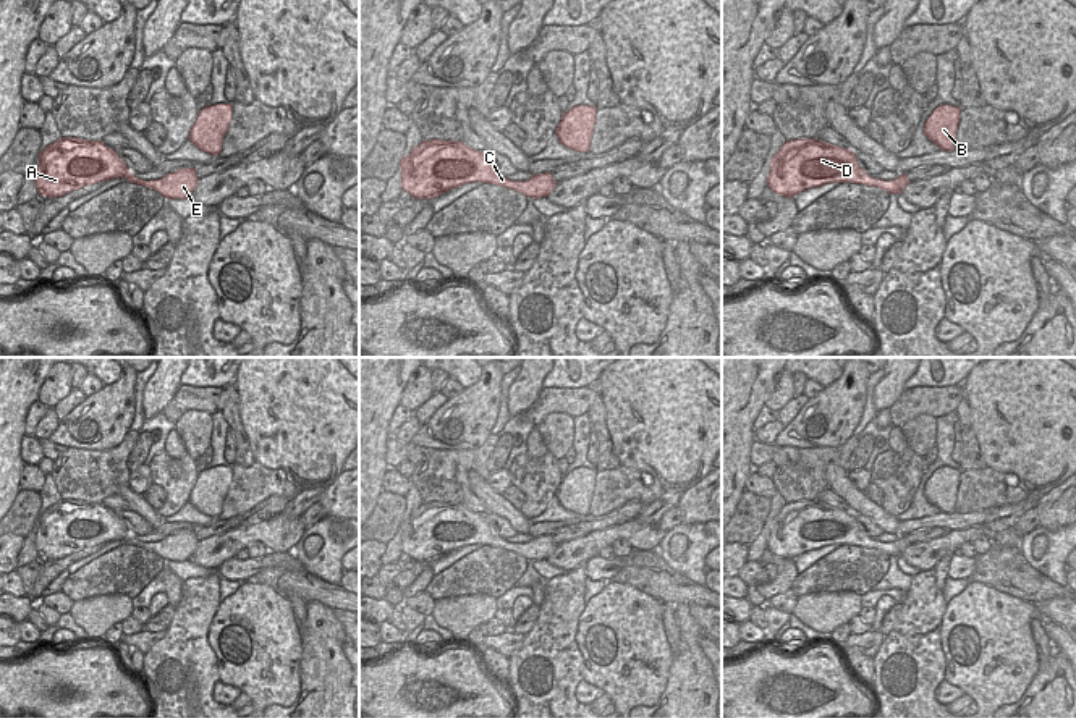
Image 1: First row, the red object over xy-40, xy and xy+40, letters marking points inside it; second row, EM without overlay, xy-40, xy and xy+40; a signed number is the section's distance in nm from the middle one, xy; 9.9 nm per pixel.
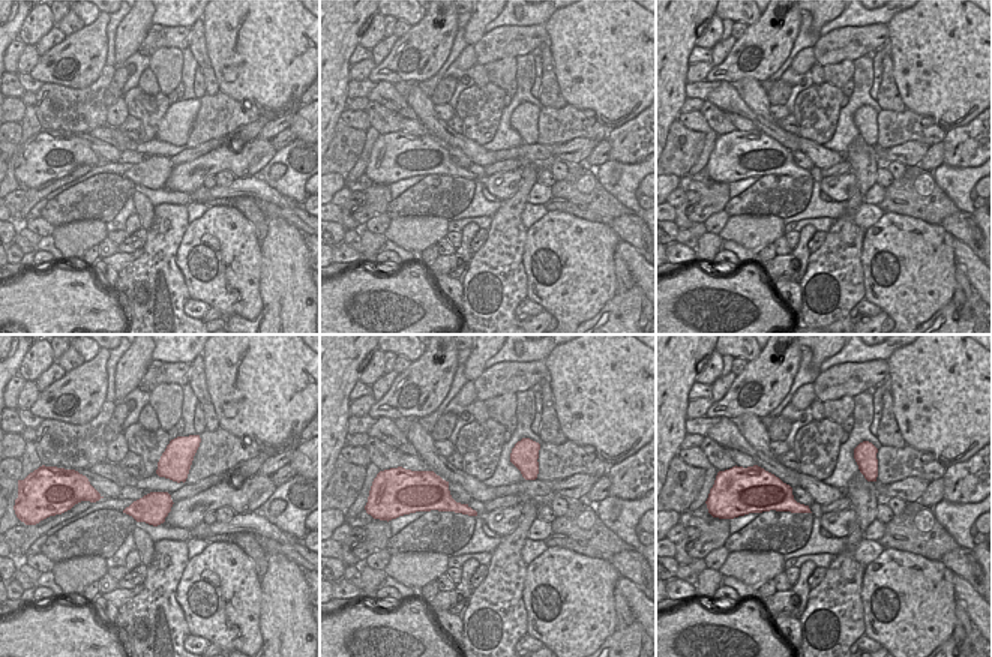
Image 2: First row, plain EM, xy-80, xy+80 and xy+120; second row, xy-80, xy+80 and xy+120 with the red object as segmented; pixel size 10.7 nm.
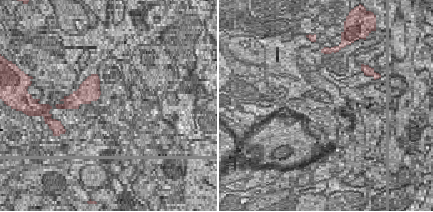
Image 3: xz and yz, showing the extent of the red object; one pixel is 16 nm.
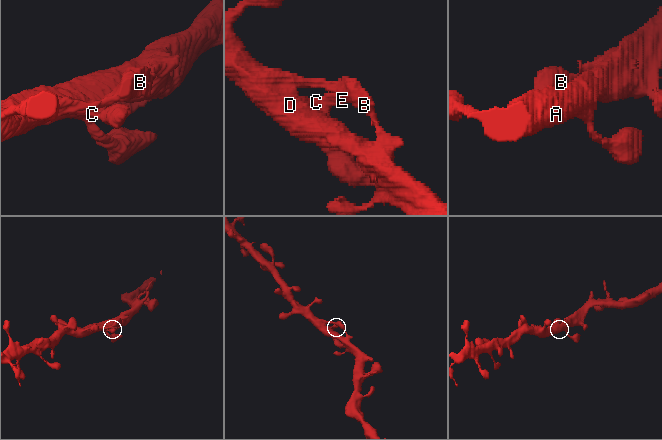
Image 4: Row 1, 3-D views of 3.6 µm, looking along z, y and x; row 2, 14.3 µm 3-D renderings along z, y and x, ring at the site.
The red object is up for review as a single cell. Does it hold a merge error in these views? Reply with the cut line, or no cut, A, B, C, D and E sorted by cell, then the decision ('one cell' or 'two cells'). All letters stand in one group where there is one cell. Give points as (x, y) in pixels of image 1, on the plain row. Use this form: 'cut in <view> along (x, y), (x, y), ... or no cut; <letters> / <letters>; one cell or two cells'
no cut; A B C D E; one cell

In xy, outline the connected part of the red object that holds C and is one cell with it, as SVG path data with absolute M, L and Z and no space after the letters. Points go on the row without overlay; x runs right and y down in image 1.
M422 503L408 519L403 516L400 529L401 551L414 561L434 561L476 543L515 551L534 561L547 560L557 548L550 534L527 543L510 543L494 532L484 514L461 503Z

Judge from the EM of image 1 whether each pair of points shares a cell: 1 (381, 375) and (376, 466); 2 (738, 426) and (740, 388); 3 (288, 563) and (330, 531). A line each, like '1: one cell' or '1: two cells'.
1: one cell
2: one cell
3: two cells

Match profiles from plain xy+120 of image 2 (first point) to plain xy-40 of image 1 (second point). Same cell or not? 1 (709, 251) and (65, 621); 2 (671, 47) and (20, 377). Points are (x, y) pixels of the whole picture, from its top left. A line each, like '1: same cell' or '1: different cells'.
1: different cells
2: same cell

